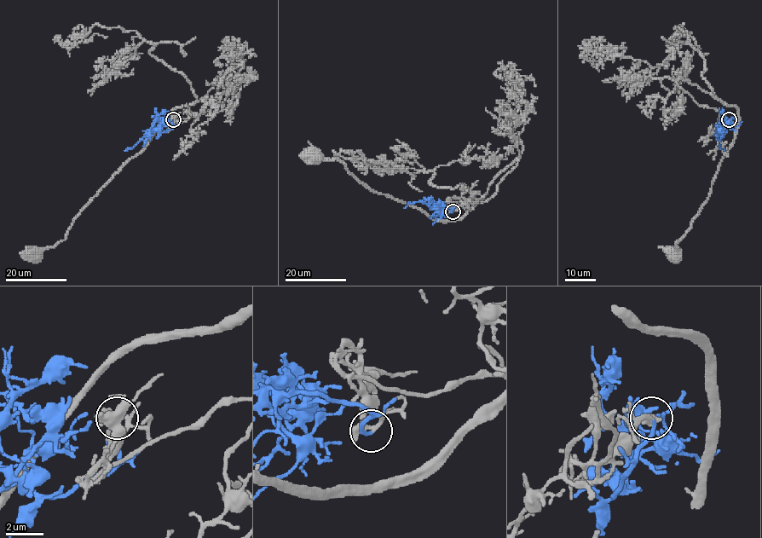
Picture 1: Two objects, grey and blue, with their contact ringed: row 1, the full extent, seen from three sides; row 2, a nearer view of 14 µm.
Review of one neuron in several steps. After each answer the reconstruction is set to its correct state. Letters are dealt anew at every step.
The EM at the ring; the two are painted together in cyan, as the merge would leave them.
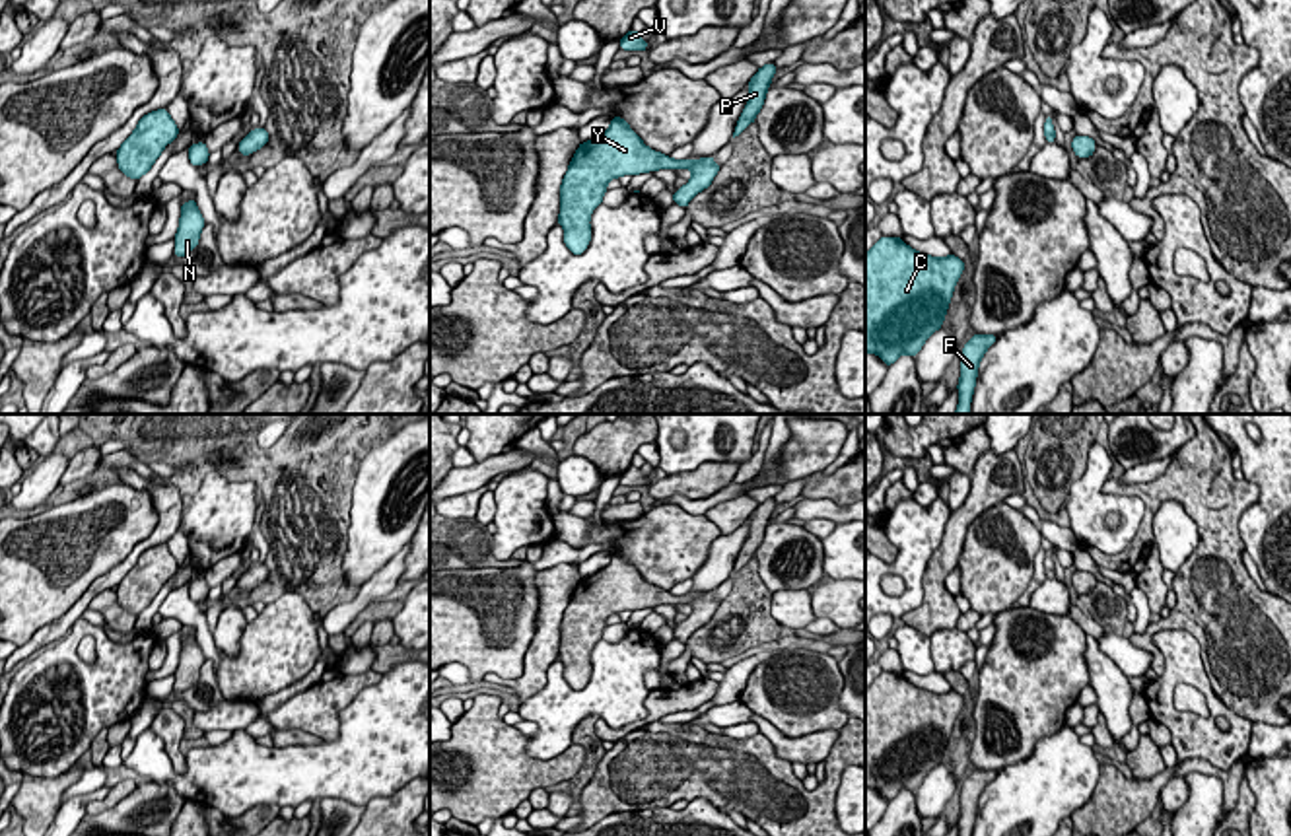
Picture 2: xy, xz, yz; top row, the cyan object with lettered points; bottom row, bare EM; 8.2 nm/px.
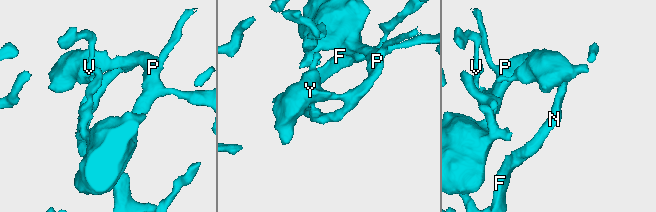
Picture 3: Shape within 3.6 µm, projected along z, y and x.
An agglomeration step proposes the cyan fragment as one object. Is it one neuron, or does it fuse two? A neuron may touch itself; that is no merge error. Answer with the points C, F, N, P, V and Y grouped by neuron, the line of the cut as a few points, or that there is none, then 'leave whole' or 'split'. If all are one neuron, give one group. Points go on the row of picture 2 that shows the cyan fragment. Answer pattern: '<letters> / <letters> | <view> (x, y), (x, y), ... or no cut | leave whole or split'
C F N P V Y | no cut | leave whole

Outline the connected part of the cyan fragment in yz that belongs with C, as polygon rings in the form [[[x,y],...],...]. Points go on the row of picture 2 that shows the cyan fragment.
[[[883,235],[865,253],[865,354],[877,354],[889,367],[902,354],[918,356],[924,342],[943,327],[964,261],[937,259],[908,247],[900,237]]]

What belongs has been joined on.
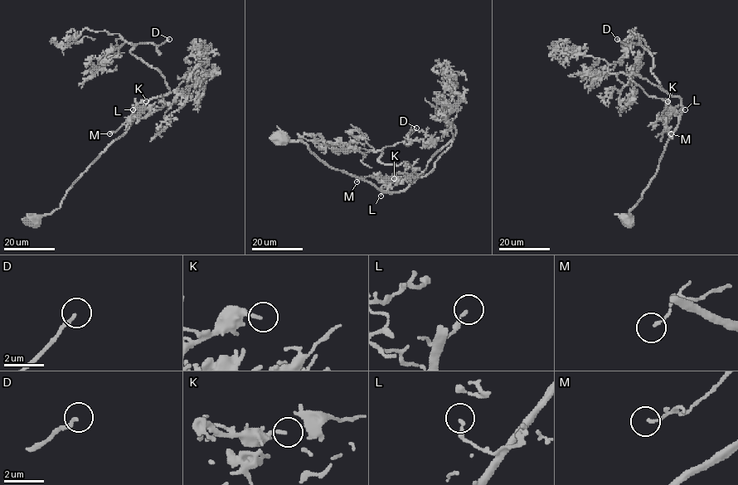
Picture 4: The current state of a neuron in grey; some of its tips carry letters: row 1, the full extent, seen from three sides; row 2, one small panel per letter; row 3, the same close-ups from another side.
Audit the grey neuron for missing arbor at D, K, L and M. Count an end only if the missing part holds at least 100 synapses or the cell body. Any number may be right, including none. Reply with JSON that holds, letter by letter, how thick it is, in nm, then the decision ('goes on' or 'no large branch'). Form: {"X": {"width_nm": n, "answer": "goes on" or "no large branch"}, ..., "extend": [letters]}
{"D": {"width_nm": 160, "answer": "goes on"}, "K": {"width_nm": 130, "answer": "no large branch"}, "L": {"width_nm": 170, "answer": "no large branch"}, "M": {"width_nm": 130, "answer": "no large branch"}, "extend": ["D"]}

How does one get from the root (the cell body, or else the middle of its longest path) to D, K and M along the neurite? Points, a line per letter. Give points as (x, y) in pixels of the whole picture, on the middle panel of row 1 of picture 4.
D: (281, 136), (305, 143), (334, 169), (398, 192), (416, 173), (407, 162), (385, 165), (378, 157), (416, 128)
K: (281, 136), (305, 143), (330, 167), (385, 191), (388, 186), (378, 175), (394, 178)
M: (281, 136), (305, 143), (334, 169), (379, 189), (388, 188), (372, 177), (356, 181)

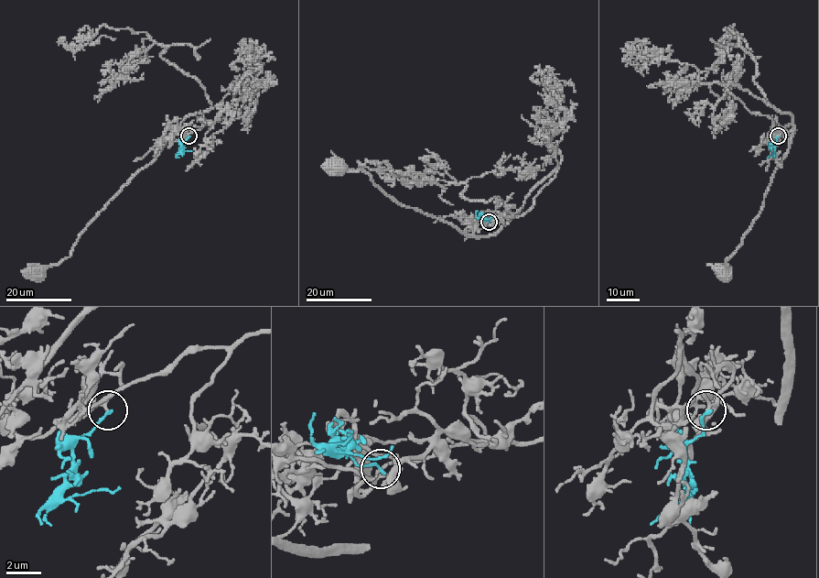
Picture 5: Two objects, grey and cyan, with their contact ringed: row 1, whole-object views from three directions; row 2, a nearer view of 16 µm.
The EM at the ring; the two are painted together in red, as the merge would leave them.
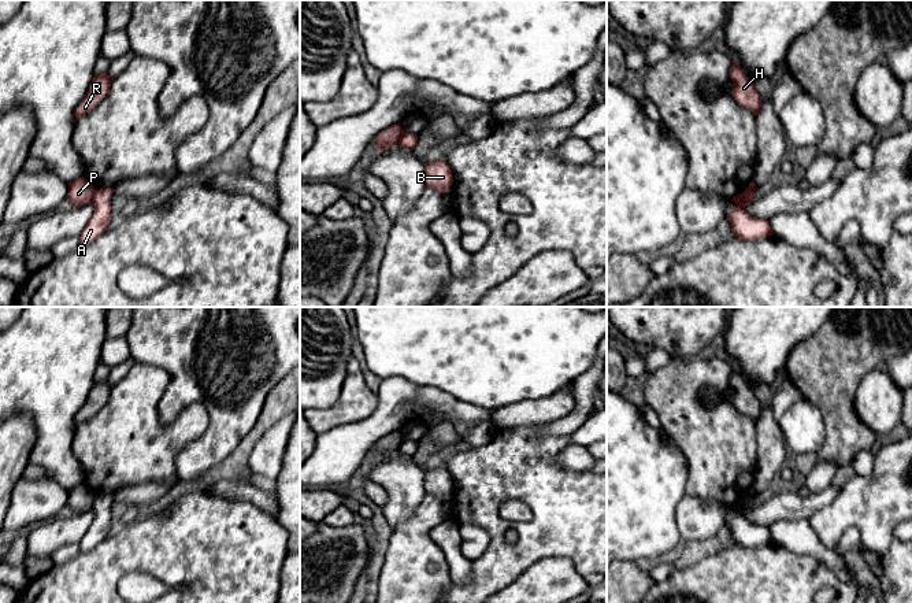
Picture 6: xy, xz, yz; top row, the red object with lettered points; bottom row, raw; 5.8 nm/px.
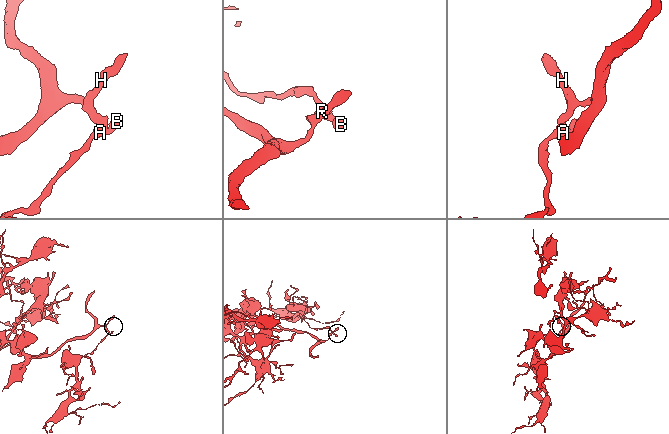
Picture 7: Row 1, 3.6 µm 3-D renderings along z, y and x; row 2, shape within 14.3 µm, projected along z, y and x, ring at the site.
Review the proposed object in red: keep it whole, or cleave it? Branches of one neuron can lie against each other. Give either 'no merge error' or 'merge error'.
merge error

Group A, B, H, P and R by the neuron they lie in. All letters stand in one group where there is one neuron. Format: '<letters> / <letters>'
A B / H P R

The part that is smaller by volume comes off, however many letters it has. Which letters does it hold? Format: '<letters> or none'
A, B

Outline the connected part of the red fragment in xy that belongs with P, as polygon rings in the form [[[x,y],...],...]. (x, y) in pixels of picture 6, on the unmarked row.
[[[82,482],[73,489],[68,489],[67,507],[75,514],[90,511],[94,503],[93,492]]]

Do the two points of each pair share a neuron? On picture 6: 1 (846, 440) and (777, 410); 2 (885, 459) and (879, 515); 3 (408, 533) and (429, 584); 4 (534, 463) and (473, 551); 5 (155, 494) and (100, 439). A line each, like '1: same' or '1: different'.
1: different
2: same
3: same
4: different
5: different

